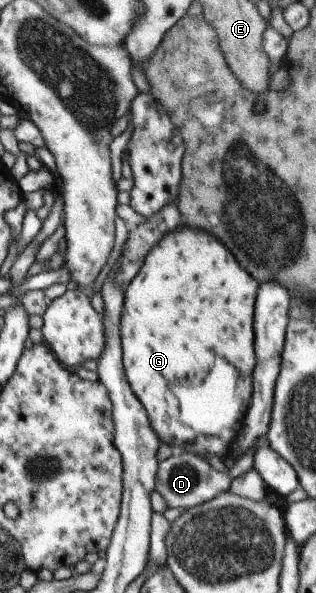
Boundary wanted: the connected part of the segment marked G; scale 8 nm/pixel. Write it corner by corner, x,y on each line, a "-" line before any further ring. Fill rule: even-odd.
185,223
182,228
176,228
171,233
164,234
160,242
152,247
148,256
144,258
144,264
140,272
132,278
132,282
124,289
124,304
122,304
122,314
120,314
120,344
129,385
136,398
140,400
146,409
148,420
152,430
158,434
160,440
169,444
175,451
192,452
200,456
218,456
220,459
228,458
230,452
236,446
238,434
244,426
244,416
252,398
252,372
256,368
256,358
254,358
254,332
252,332
252,322
254,322
254,300
256,300
256,290
259,284
256,280
246,274
236,258
232,258
230,250
222,244
216,242
214,236
202,232
202,230
190,230
191,225

